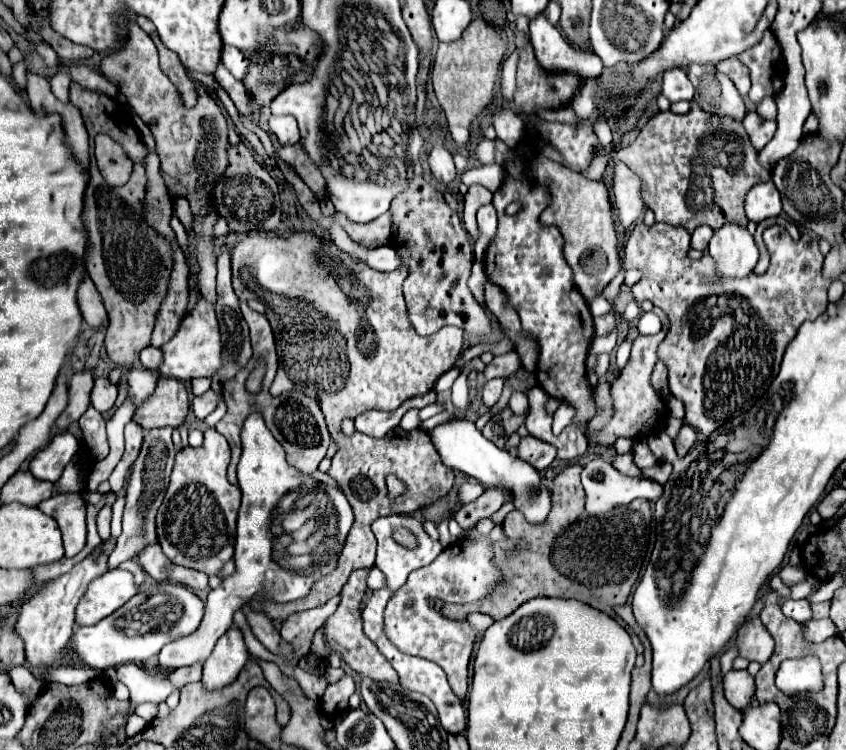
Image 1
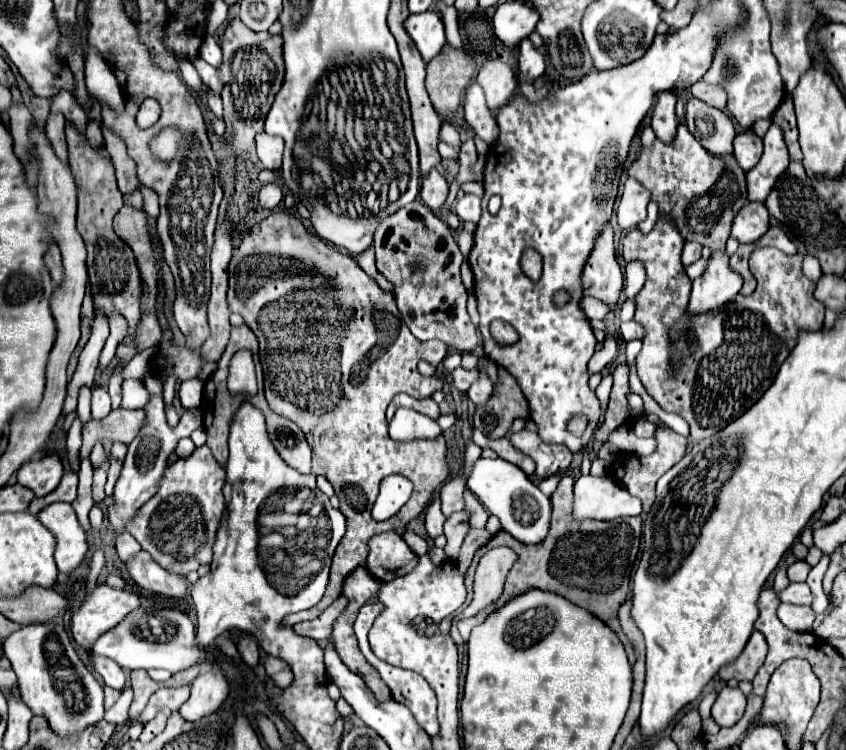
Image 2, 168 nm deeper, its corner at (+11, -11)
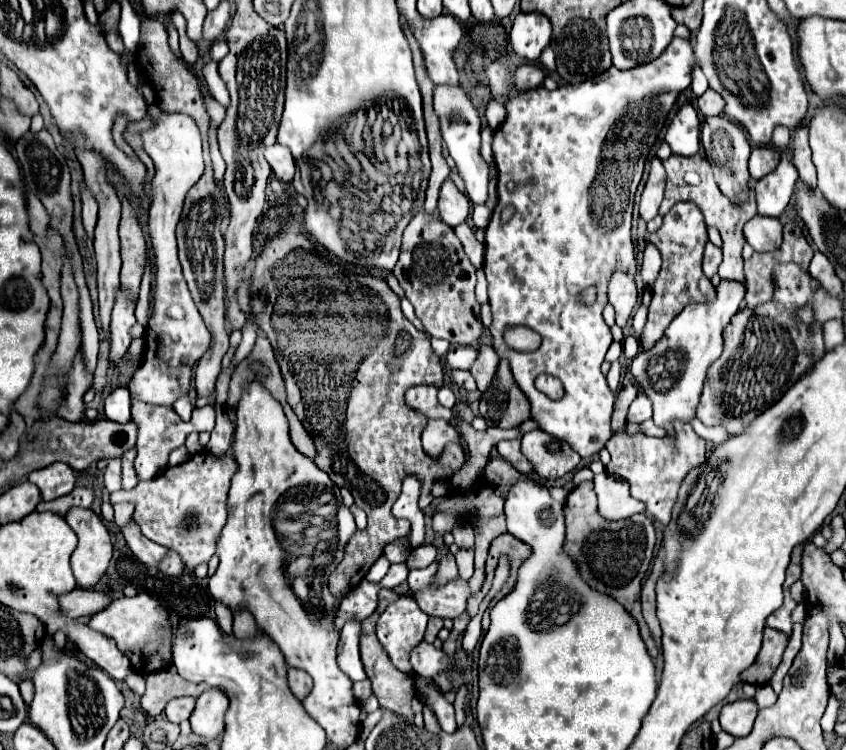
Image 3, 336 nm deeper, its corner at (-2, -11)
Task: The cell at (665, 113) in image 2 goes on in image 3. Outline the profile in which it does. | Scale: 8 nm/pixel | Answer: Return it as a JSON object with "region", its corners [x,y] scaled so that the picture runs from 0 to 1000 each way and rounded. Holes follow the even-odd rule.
{"region":[[[812,137],[803,145],[803,151],[796,156],[786,188],[791,191],[796,204],[817,209],[826,204],[826,156],[824,148]]]}

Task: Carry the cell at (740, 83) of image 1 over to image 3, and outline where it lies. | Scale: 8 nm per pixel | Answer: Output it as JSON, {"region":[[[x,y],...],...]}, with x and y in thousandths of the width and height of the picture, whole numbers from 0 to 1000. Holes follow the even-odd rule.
{"region":[[[836,119],[826,132],[824,132],[824,140],[826,140],[826,148],[833,153],[833,156],[840,156],[840,153],[852,153],[855,148],[855,129],[840,119]]]}

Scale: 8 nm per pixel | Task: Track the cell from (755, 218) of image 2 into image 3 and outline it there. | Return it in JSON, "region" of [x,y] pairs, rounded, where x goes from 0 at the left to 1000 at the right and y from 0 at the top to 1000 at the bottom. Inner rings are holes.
{"region":[[[892,287],[878,305],[881,321],[897,337],[916,335],[923,329],[923,297],[918,292],[907,292],[900,287]]]}

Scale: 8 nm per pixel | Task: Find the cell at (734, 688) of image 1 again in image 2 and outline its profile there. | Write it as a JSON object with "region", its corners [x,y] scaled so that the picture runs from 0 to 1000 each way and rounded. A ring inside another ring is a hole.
{"region":[[[856,916],[849,924],[846,937],[842,940],[842,956],[851,969],[865,969],[870,967],[882,945],[882,927],[875,919]]]}

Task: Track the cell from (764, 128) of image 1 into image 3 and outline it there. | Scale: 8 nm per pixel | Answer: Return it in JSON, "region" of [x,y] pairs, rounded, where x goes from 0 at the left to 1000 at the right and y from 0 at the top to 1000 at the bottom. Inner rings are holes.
{"region":[[[892,196],[885,209],[885,231],[892,241],[916,228],[918,220],[921,220],[921,201],[911,196]]]}

